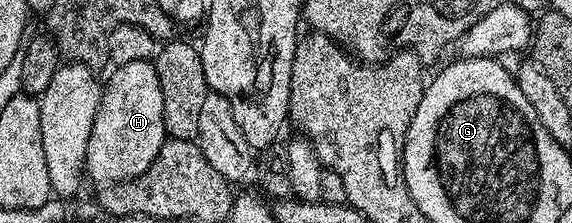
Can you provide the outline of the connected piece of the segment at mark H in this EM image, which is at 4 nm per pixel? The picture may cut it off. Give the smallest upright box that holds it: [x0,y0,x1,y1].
[85,60,167,186]

